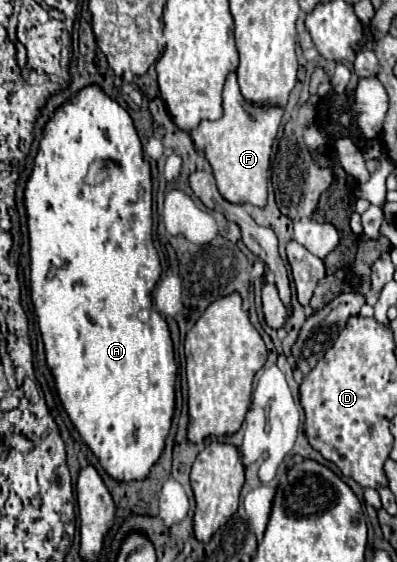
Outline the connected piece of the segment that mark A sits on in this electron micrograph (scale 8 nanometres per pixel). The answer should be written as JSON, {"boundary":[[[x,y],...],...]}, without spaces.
{"boundary":[[[90,85],[90,87],[82,89],[70,103],[62,105],[44,129],[44,139],[42,139],[40,151],[34,159],[32,177],[26,185],[24,197],[26,197],[26,211],[28,211],[30,259],[32,259],[30,295],[32,295],[34,311],[38,317],[38,329],[40,329],[42,341],[44,341],[46,363],[54,377],[56,393],[58,393],[62,407],[68,413],[72,425],[76,427],[76,431],[80,433],[80,437],[88,445],[88,449],[96,455],[96,459],[100,461],[104,471],[114,481],[122,481],[122,483],[142,481],[150,475],[150,469],[160,459],[164,445],[166,445],[166,437],[172,427],[174,405],[176,405],[174,383],[176,383],[178,369],[176,369],[176,361],[174,361],[174,349],[172,349],[168,323],[152,307],[152,289],[156,287],[156,281],[160,279],[160,273],[162,273],[160,259],[158,259],[158,253],[152,243],[152,179],[150,179],[150,165],[142,153],[142,143],[136,135],[134,123],[132,123],[130,115],[126,113],[126,109],[122,109],[116,101],[106,97],[98,85]]]}

